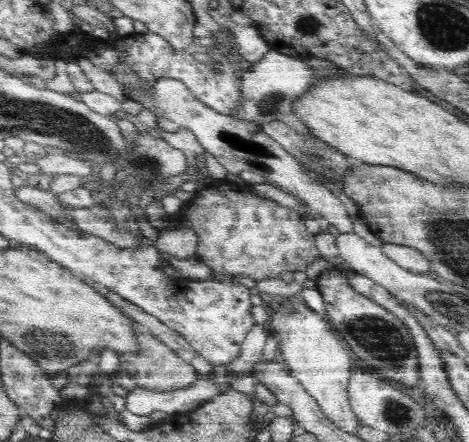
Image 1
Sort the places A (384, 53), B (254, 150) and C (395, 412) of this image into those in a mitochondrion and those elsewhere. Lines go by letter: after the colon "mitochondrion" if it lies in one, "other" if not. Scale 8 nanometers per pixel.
A: other
B: mitochondrion
C: mitochondrion

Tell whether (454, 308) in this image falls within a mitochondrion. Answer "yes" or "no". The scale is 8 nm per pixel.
yes

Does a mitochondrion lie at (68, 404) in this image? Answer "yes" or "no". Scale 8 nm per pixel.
no

